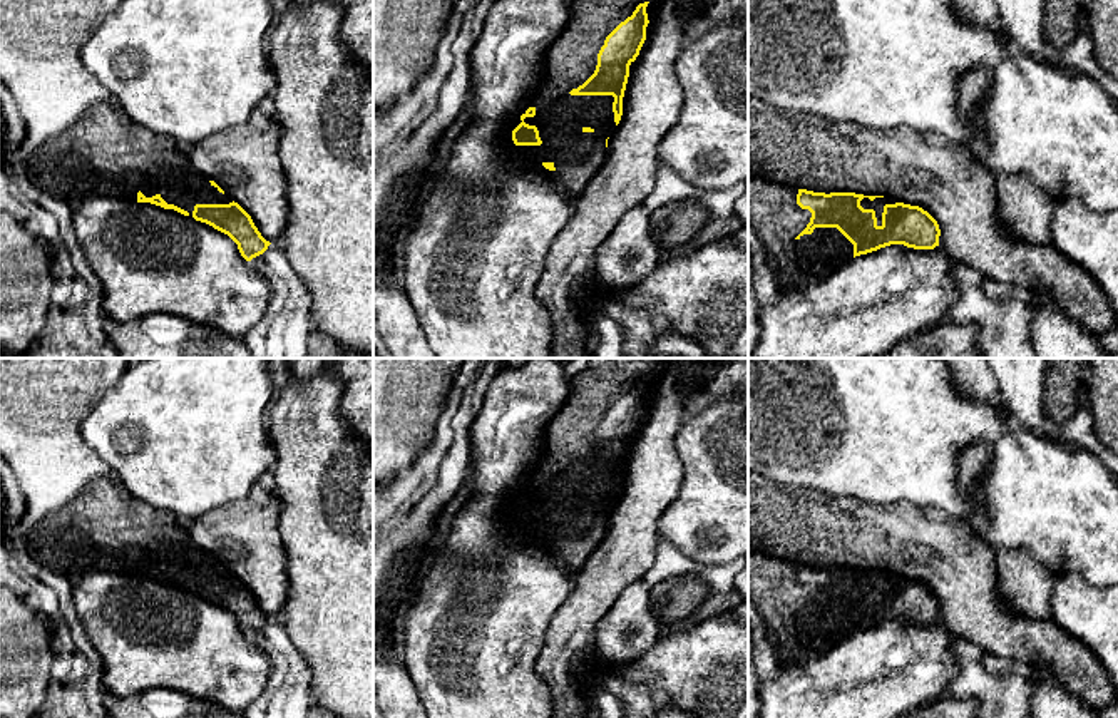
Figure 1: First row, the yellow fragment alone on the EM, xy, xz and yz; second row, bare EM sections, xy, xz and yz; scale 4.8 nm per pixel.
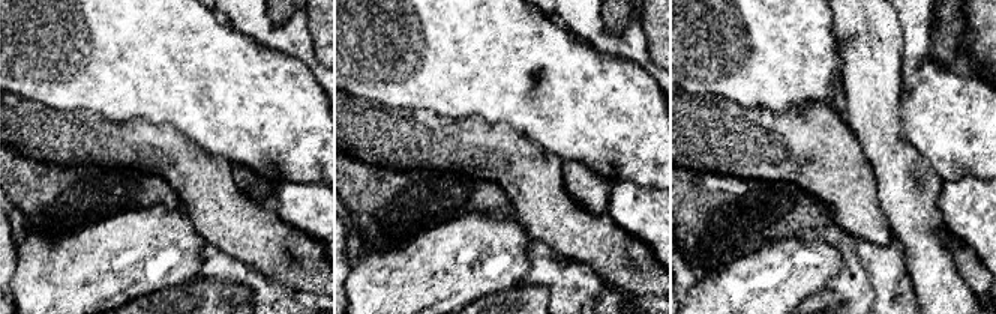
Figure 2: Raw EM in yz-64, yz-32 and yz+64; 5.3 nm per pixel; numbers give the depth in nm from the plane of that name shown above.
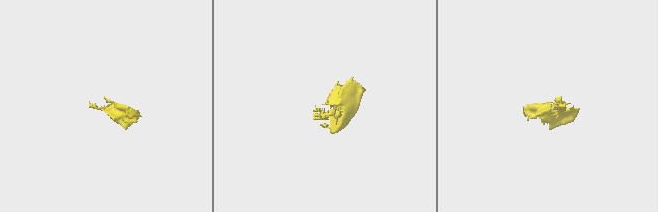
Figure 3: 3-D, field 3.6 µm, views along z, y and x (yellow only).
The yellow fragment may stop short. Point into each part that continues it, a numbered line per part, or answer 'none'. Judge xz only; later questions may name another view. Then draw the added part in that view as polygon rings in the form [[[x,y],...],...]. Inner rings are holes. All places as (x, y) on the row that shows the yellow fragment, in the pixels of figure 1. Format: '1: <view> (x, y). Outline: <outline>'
1: xz (559, 117). Outline: [[[574,0],[569,3],[569,22],[549,47],[544,59],[542,84],[532,97],[534,117],[524,122],[536,126],[541,146],[515,146],[531,156],[531,162],[571,197],[577,197],[603,164],[606,139],[614,131],[613,95],[571,95],[596,70],[597,54],[606,37],[646,0]]]

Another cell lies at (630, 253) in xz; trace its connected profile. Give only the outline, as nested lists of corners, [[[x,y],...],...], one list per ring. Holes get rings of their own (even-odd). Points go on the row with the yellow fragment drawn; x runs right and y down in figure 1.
[[[636,206],[597,248],[594,281],[611,290],[636,286],[659,264],[659,251],[648,211]]]

